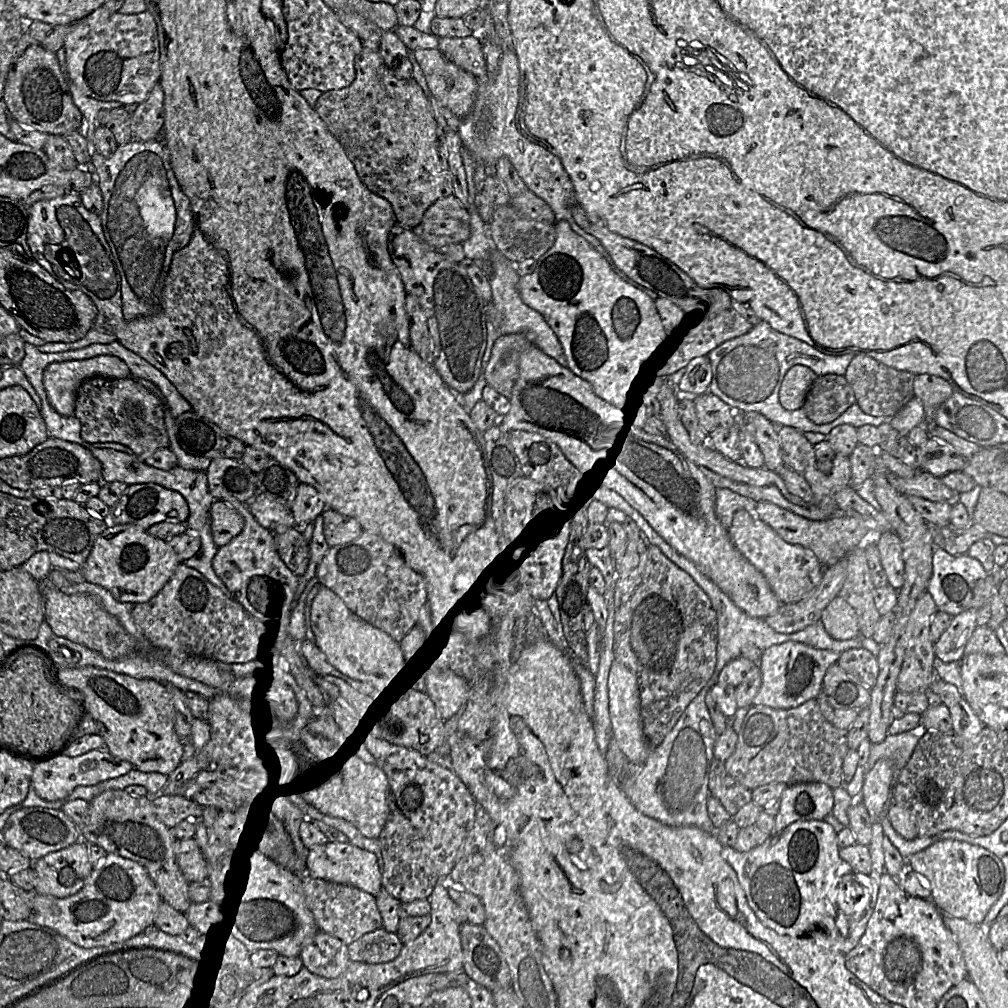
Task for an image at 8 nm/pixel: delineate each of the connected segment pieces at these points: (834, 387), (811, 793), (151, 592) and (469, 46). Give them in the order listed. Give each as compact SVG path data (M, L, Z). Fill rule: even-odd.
M825 374L814 380L801 408L812 422L822 425L834 421L855 403L854 391L844 375Z
M818 782L789 785L779 803L774 834L795 822L823 820L833 810L833 789Z
M117 524L97 537L81 573L86 581L105 588L116 600L140 604L161 591L180 563L167 541L150 536L136 525Z
M478 34L462 38L439 37L438 49L446 59L473 74L477 79L486 76L482 39Z

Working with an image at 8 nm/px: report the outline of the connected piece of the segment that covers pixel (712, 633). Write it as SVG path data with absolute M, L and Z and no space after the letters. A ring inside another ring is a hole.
M648 545L638 565L628 574L618 575L614 592L614 660L637 676L643 734L649 748L654 749L714 673L718 644L717 616L706 592L657 546Z

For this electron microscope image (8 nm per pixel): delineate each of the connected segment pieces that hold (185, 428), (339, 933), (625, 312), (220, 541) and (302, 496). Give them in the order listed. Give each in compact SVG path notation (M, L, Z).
M191 410L175 419L177 442L187 454L211 460L230 458L239 460L246 445L228 435L217 425Z
M306 876L304 877L304 893L319 929L340 939L346 945L383 927L375 897L363 890Z
M565 220L556 221L555 225L555 242L552 247L537 260L536 269L524 276L519 276L518 290L522 301L539 312L556 334L566 357L566 366L577 376L583 378L592 386L593 392L607 403L615 405L621 400L633 397L634 392L639 387L641 378L645 375L654 374L662 353L663 347L663 327L660 316L657 312L654 301L642 291L634 288L623 281L615 272L617 268L612 260L609 261L603 257L592 245L577 235Z
M214 500L210 508L210 528L217 547L232 541L243 529L242 516L223 500Z
M300 483L291 507L296 527L301 529L317 516L322 515L325 509L326 505L320 493L313 486Z

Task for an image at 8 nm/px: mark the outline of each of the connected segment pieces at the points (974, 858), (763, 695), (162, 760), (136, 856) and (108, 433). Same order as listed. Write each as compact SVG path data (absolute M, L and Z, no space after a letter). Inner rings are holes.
M945 839L909 857L907 867L924 878L931 891L930 900L942 914L964 919L972 924L983 924L990 908L1003 892L1005 871L1001 859L989 850L963 841Z
M786 641L765 649L759 662L762 684L753 700L754 706L773 709L796 708L822 691L823 678L829 666L836 663L840 652L821 650L795 641Z
M86 666L60 669L61 683L79 693L96 722L107 751L145 773L170 775L184 759L183 743L174 729L174 708L166 684Z
M107 790L89 802L89 810L85 817L85 824L79 830L80 840L100 846L107 853L117 854L123 858L133 860L142 865L156 884L162 901L174 909L185 913L192 903L189 899L189 882L183 876L177 863L178 839L157 817L150 796L132 797L124 790Z
M92 377L85 380L77 392L73 416L80 422L80 436L85 442L119 443L130 448L139 460L169 447L161 400L132 377Z

